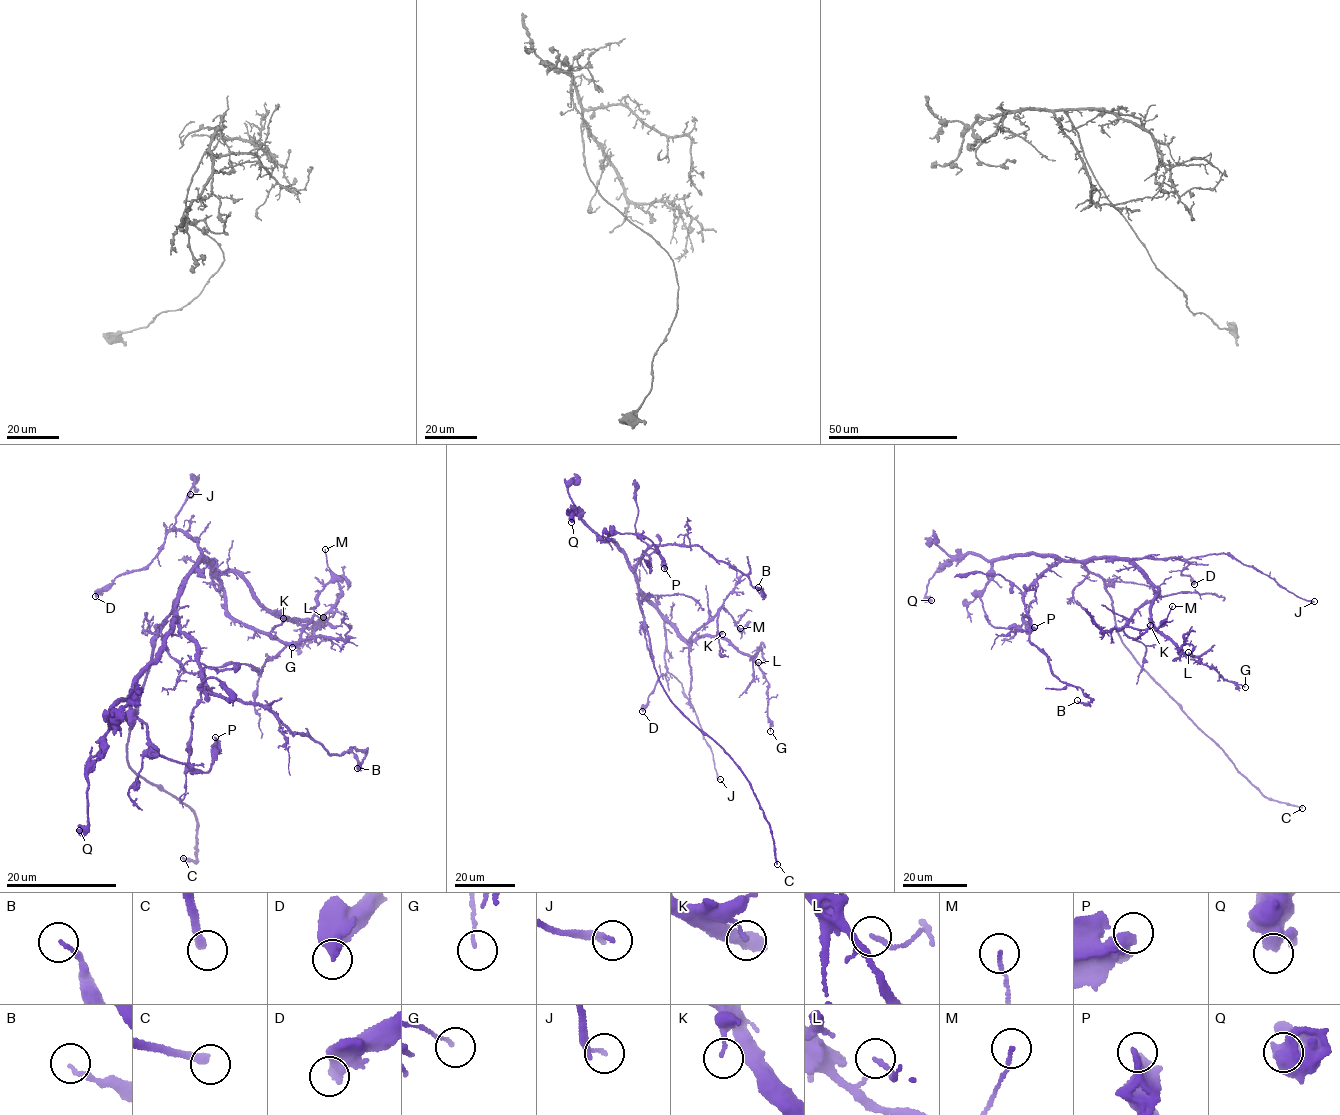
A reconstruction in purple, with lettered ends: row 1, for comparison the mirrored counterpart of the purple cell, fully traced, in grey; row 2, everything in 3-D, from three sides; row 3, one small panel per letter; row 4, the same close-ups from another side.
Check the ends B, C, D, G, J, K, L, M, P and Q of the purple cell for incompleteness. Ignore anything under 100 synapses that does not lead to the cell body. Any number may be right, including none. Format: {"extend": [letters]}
{"extend": ["C"]}

